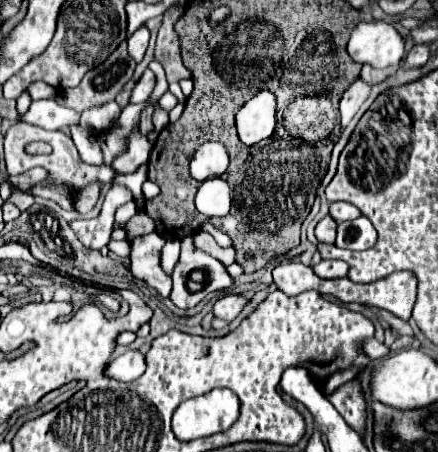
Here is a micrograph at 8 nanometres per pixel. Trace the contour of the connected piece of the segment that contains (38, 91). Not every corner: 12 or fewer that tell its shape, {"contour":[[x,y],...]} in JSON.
{"contour":[[32,84],[28,88],[32,100],[54,98],[54,92],[48,84]]}

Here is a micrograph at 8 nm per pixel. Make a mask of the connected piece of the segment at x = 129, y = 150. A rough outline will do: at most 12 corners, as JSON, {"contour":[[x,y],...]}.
{"contour":[[136,126],[112,168],[132,174],[148,162],[152,144]]}

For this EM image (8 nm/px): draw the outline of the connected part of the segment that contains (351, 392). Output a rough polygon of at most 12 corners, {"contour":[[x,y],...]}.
{"contour":[[358,378],[328,400],[358,434],[364,432],[366,402]]}

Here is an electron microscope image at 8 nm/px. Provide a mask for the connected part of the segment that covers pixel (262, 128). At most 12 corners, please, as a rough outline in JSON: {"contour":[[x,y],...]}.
{"contour":[[268,90],[236,114],[240,140],[254,146],[274,132],[276,98]]}

